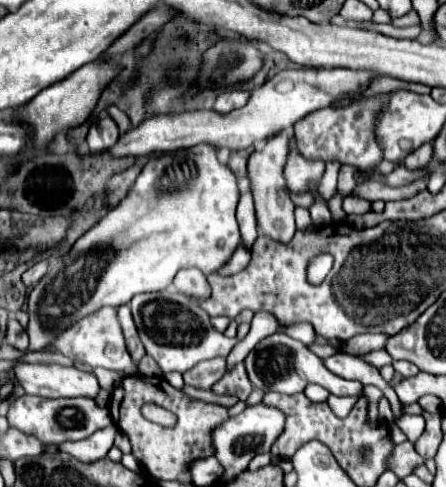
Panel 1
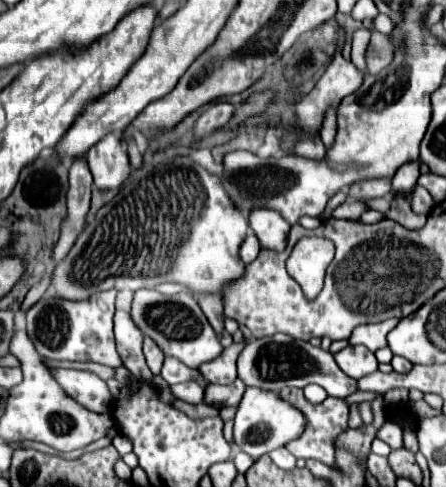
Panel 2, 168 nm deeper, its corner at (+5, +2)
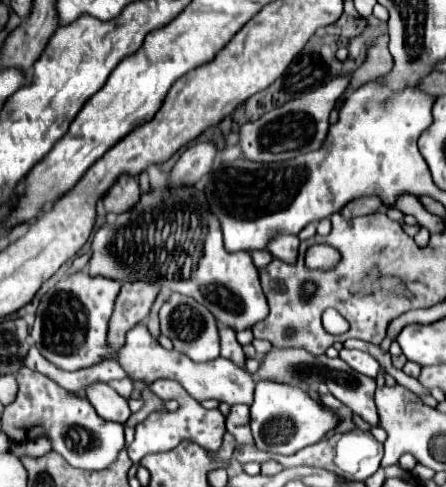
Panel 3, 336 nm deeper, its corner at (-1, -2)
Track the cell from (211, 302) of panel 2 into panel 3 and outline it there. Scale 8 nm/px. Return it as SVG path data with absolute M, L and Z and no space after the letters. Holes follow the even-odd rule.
M221 327L219 335L221 335L221 357L237 363L239 367L245 367L245 353L235 339L235 331L231 331L227 327Z

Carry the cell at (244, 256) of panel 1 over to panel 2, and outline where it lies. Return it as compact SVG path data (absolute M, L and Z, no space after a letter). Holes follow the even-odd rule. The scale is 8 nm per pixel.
M249 233L249 235L245 237L245 241L241 243L241 247L239 247L239 257L241 257L241 261L243 261L243 263L251 263L251 261L257 257L259 249L261 249L261 245L259 245L257 237L255 237L253 233Z

